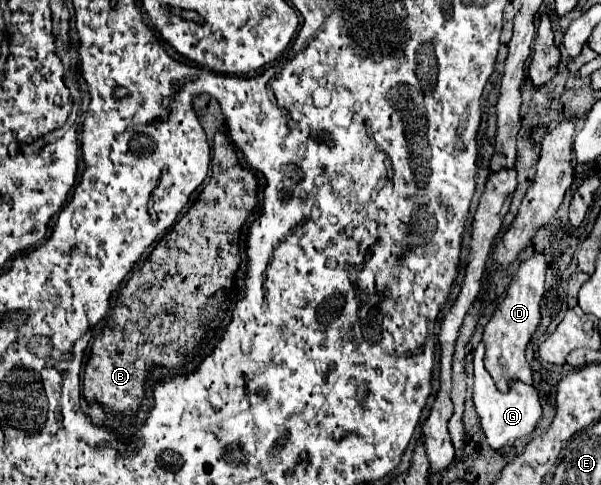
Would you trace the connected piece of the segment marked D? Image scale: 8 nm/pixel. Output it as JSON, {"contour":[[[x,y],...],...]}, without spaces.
{"contour":[[[541,252],[529,258],[527,262],[523,262],[517,276],[509,284],[505,298],[499,302],[493,318],[485,326],[485,332],[483,332],[485,368],[493,376],[501,392],[507,392],[513,380],[521,380],[523,384],[533,386],[533,374],[531,374],[531,366],[525,360],[525,350],[527,350],[527,344],[531,342],[531,336],[541,324],[541,298],[545,292],[543,290],[545,270],[547,270],[547,262]]]}

